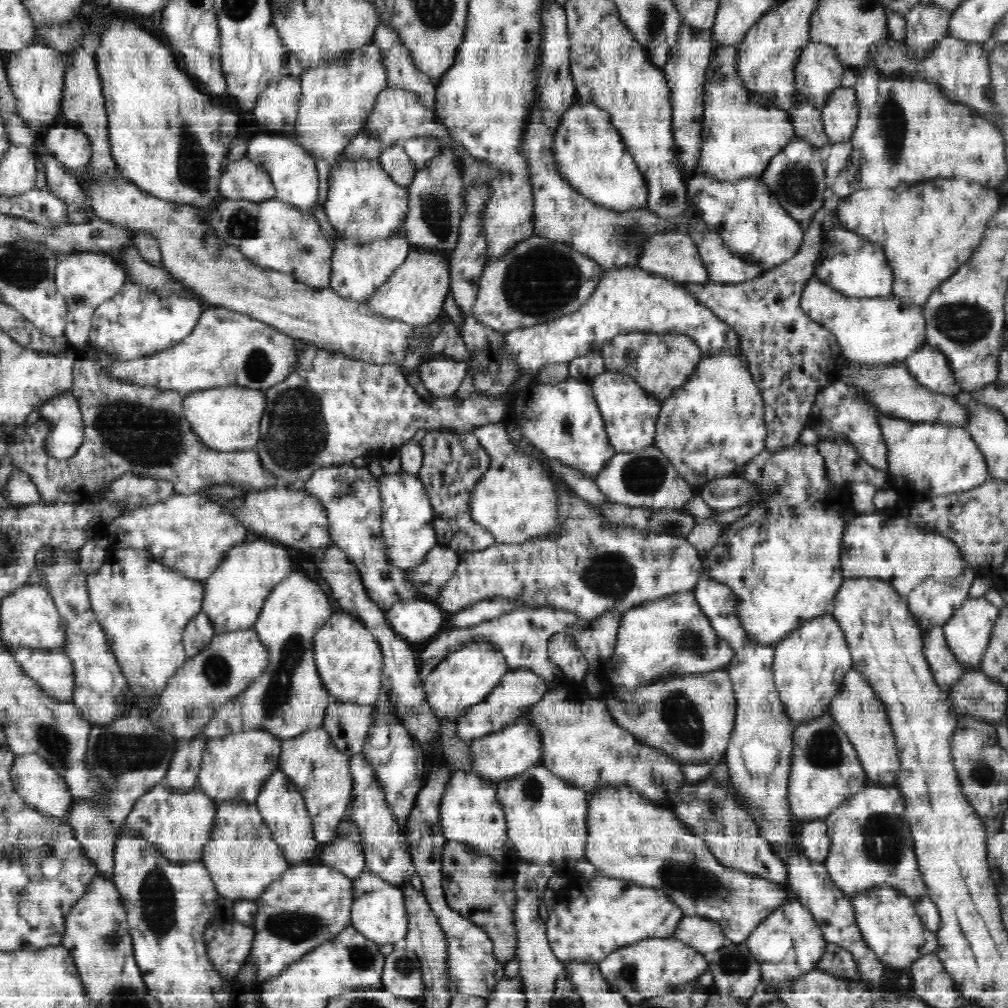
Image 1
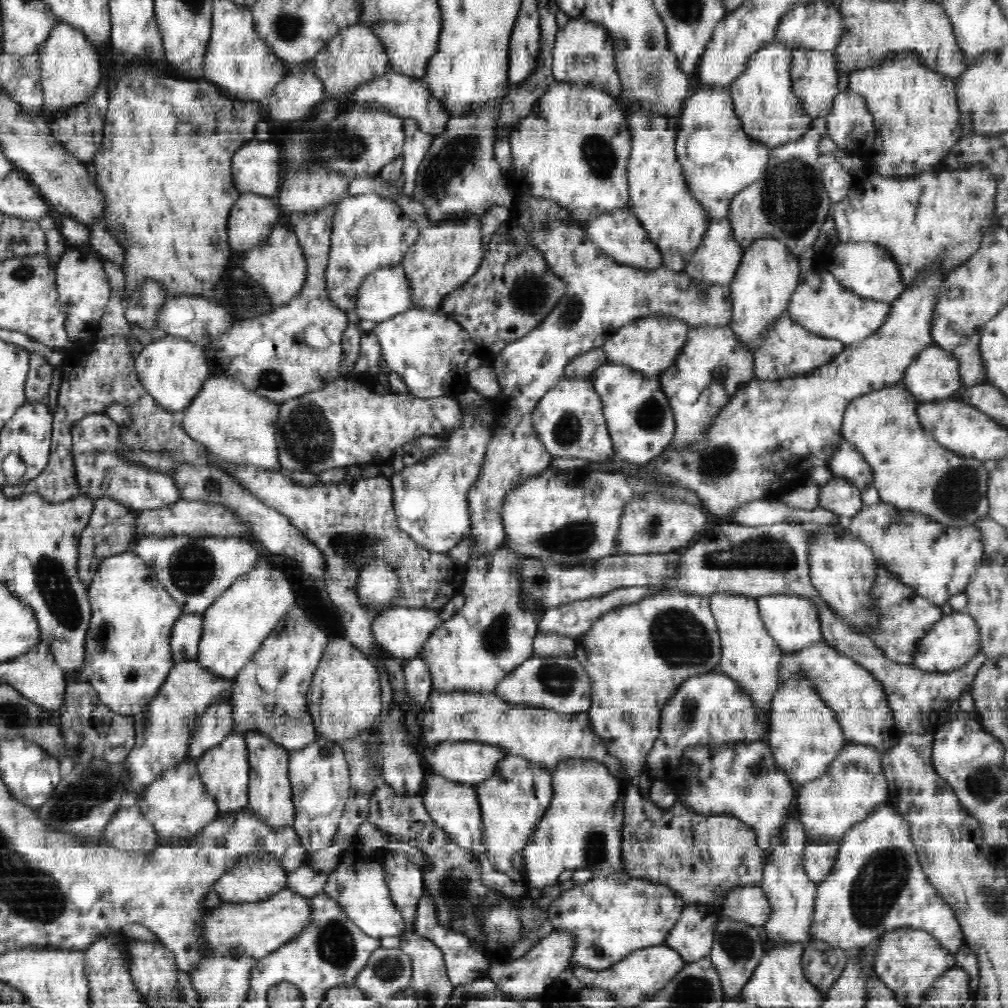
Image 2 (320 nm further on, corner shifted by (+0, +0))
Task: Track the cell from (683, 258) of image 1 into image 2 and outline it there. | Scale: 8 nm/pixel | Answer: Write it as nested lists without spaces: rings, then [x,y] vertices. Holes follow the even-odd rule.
[[[627,206],[610,214],[589,218],[586,228],[587,239],[591,240],[602,253],[616,263],[630,265],[634,269],[656,269],[664,266],[665,254],[660,246],[650,239],[650,233],[643,227],[639,217]]]

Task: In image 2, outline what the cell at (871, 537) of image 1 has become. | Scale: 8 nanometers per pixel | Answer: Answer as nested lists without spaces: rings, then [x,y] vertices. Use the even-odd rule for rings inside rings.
[[[890,503],[864,506],[843,524],[853,538],[860,539],[873,552],[878,568],[886,570],[936,605],[947,603],[951,596],[964,592],[985,556],[981,533],[975,526],[952,528],[922,513]]]

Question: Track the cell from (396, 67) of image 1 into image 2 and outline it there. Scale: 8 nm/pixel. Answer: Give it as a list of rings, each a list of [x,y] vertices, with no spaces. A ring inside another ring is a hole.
[[[388,66],[385,69],[384,76],[376,77],[374,80],[368,80],[354,88],[353,100],[360,104],[376,102],[378,107],[384,108],[387,112],[395,113],[404,119],[414,119],[418,122],[420,130],[438,134],[443,132],[449,118],[449,110],[438,100],[434,98],[427,85],[418,78],[410,78],[406,75],[397,74]]]

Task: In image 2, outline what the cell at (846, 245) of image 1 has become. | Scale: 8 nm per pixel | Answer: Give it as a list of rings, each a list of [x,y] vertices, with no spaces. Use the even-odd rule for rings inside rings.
[[[870,241],[842,243],[836,245],[831,255],[831,265],[828,270],[846,289],[857,296],[876,301],[893,301],[904,292],[905,285],[901,283],[900,268],[883,247]]]

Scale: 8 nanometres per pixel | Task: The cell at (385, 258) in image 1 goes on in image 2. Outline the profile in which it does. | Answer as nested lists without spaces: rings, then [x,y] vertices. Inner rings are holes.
[[[386,265],[370,272],[356,294],[354,313],[361,320],[385,322],[409,310],[412,295],[401,265]]]

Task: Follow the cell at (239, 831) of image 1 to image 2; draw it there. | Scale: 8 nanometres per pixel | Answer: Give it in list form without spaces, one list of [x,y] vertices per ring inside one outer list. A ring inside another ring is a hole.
[[[264,850],[242,853],[237,857],[236,864],[228,868],[221,878],[214,883],[213,890],[224,903],[248,903],[268,900],[276,892],[285,888],[288,872],[284,870],[279,857],[271,856]]]

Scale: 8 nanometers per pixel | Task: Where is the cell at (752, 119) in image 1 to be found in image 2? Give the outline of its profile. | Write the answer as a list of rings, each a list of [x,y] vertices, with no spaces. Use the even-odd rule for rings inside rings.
[[[703,85],[684,103],[679,119],[676,156],[683,167],[692,196],[704,207],[710,219],[727,217],[732,199],[766,170],[770,148],[762,141],[752,142],[743,131],[728,88]]]

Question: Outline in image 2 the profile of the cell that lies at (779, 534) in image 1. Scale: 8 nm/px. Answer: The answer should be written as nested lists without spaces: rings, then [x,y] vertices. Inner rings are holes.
[[[766,593],[757,597],[756,602],[769,635],[785,653],[799,651],[811,644],[823,642],[819,611],[812,597],[798,593]]]

